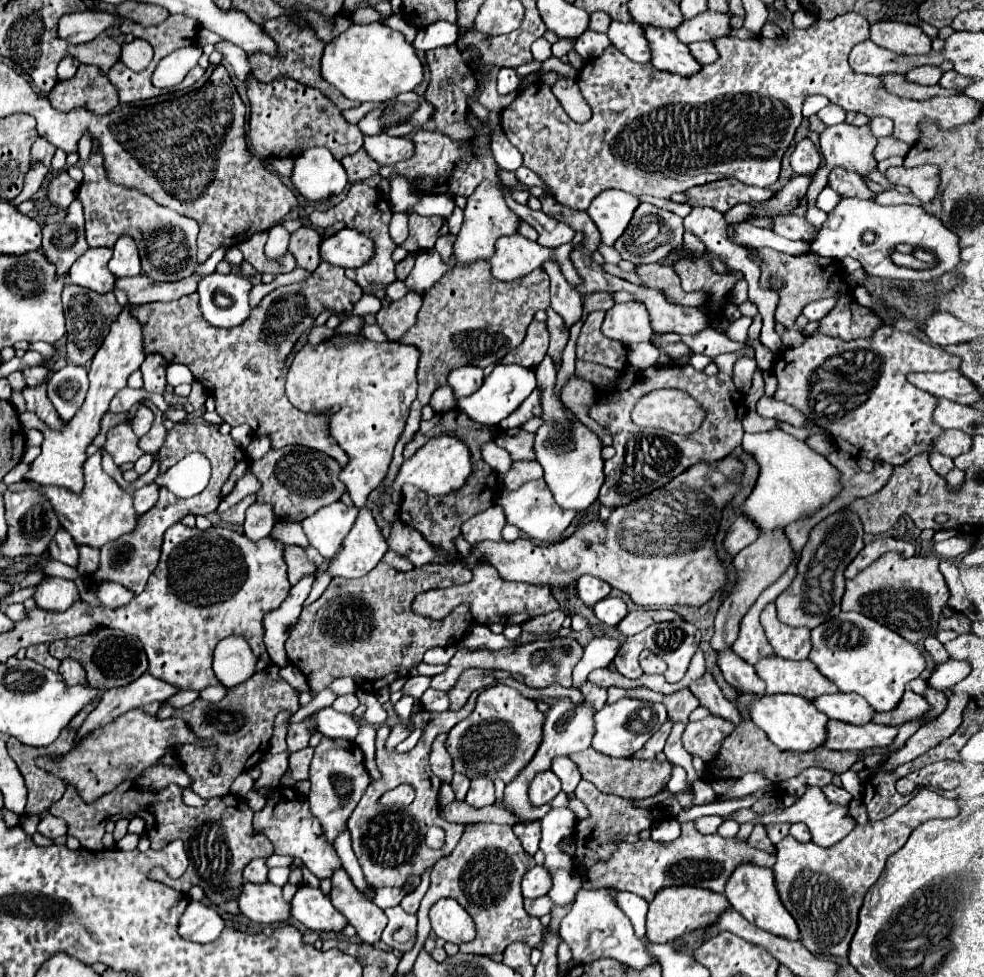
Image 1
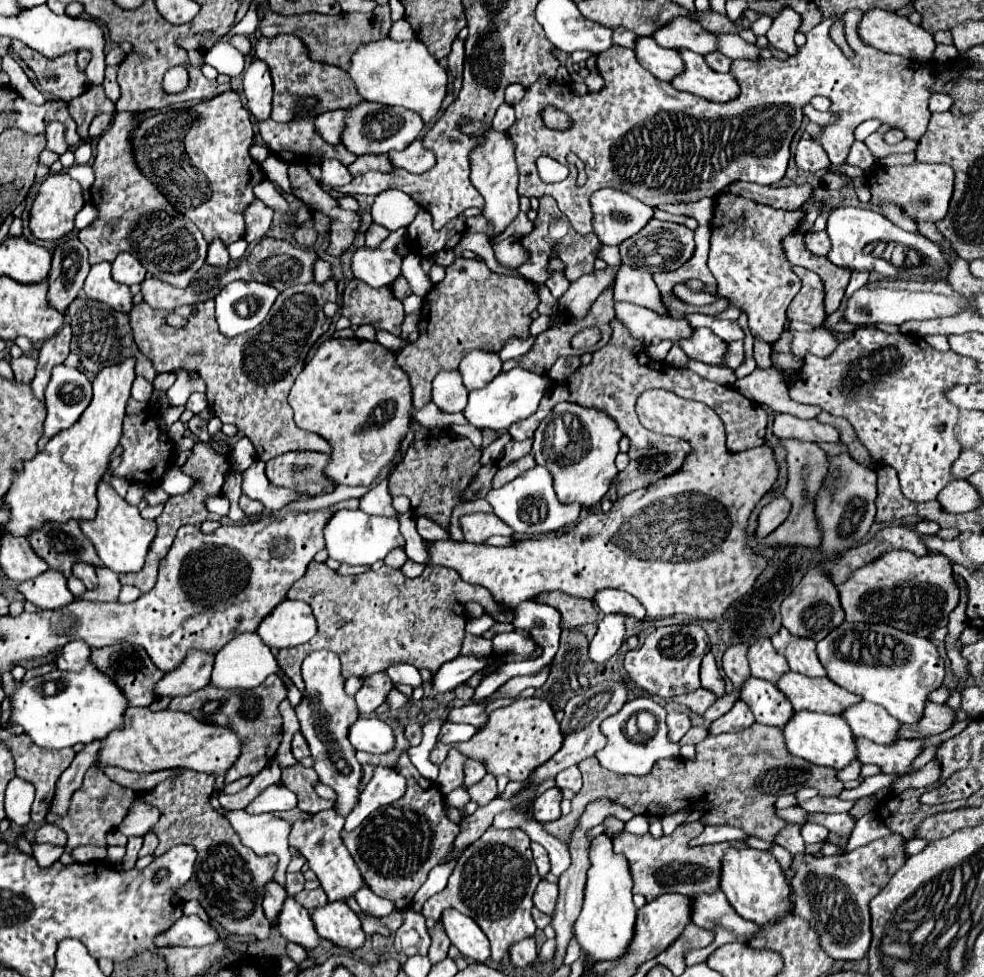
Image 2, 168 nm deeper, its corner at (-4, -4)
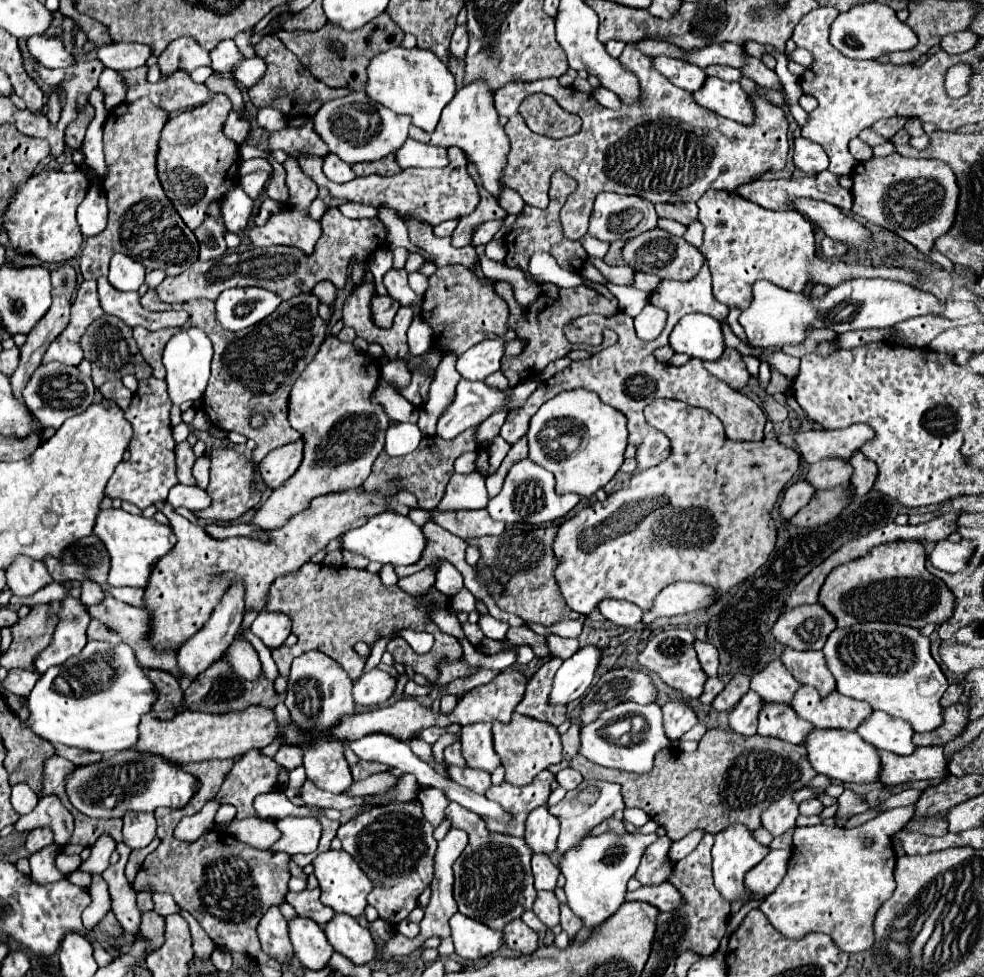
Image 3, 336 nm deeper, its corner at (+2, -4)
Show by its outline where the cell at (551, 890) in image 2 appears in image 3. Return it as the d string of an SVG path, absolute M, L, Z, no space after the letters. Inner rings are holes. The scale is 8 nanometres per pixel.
M541 890L537 892L537 898L533 902L533 912L539 916L539 920L553 928L559 924L559 900L553 892L549 890Z

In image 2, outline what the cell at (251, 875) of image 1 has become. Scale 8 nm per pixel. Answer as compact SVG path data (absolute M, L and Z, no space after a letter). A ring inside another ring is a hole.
M269 882L267 884L265 898L263 898L263 910L265 910L265 916L271 922L271 926L277 924L277 916L279 916L281 908L283 908L285 898L287 898L287 894L285 894L285 890L277 882Z

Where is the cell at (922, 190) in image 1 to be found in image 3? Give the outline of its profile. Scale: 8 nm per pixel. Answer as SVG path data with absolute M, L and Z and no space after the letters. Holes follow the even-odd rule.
M891 154L857 164L853 170L851 194L853 214L859 214L869 222L899 234L919 252L929 252L933 248L933 240L945 234L953 224L959 186L951 168L941 160L905 158L901 154Z

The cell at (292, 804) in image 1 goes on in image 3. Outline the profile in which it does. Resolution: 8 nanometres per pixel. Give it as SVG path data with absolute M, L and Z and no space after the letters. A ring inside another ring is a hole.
M327 850L325 854L319 854L313 860L313 868L315 868L315 876L319 880L319 888L321 888L321 902L325 906L331 906L335 912L343 912L353 918L363 914L363 910L367 906L365 898L371 892L373 884L349 854L345 854L343 850Z

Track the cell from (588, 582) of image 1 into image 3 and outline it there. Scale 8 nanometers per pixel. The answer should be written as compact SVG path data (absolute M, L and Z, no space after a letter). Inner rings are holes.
M607 598L599 602L599 612L611 620L617 626L635 626L637 622L641 622L641 608L627 602L627 600L615 600L615 598Z

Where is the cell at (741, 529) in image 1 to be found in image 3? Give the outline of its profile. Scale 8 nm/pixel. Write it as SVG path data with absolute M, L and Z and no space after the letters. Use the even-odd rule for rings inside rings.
M799 480L795 484L791 484L785 490L785 496L779 502L779 514L783 520L789 520L793 514L797 514L815 494L815 488L809 486L805 480Z

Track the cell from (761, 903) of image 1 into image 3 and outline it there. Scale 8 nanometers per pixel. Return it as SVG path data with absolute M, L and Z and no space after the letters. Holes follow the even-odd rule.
M733 824L715 836L715 844L711 852L713 852L713 878L715 878L715 886L721 892L721 896L731 904L733 902L743 902L743 904L755 902L753 892L749 892L745 886L745 874L767 856L769 848L755 842L751 836L751 830L747 830L743 824Z

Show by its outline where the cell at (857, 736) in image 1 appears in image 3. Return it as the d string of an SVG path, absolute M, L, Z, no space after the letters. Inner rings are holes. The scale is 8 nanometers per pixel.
M921 746L909 756L897 756L885 750L877 750L877 754L881 762L879 780L885 786L915 780L941 780L947 774L947 762L941 746Z

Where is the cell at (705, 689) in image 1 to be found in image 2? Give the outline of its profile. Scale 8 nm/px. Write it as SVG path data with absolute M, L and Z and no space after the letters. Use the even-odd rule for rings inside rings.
M711 652L705 654L703 664L701 664L701 686L711 690L711 692L715 692L715 696L723 696L725 694L725 682L723 682L723 678L719 674L715 656Z

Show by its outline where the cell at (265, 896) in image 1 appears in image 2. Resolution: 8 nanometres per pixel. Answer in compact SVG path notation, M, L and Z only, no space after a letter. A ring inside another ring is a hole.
M287 898L285 906L279 914L277 932L281 932L289 942L295 942L307 950L313 950L319 946L321 936L315 930L315 924L311 920L311 914L295 902L295 898Z

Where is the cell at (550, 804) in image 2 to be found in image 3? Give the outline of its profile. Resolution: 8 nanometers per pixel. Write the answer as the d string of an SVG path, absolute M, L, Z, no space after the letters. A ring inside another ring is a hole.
M539 806L533 814L527 816L525 822L525 840L533 852L553 854L557 850L559 822L549 814L547 806Z

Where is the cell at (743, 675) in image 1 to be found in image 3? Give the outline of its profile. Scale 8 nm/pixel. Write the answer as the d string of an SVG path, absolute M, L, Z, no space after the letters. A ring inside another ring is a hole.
M763 702L757 730L761 736L775 736L791 744L801 744L811 730L813 724L801 720L789 704Z

